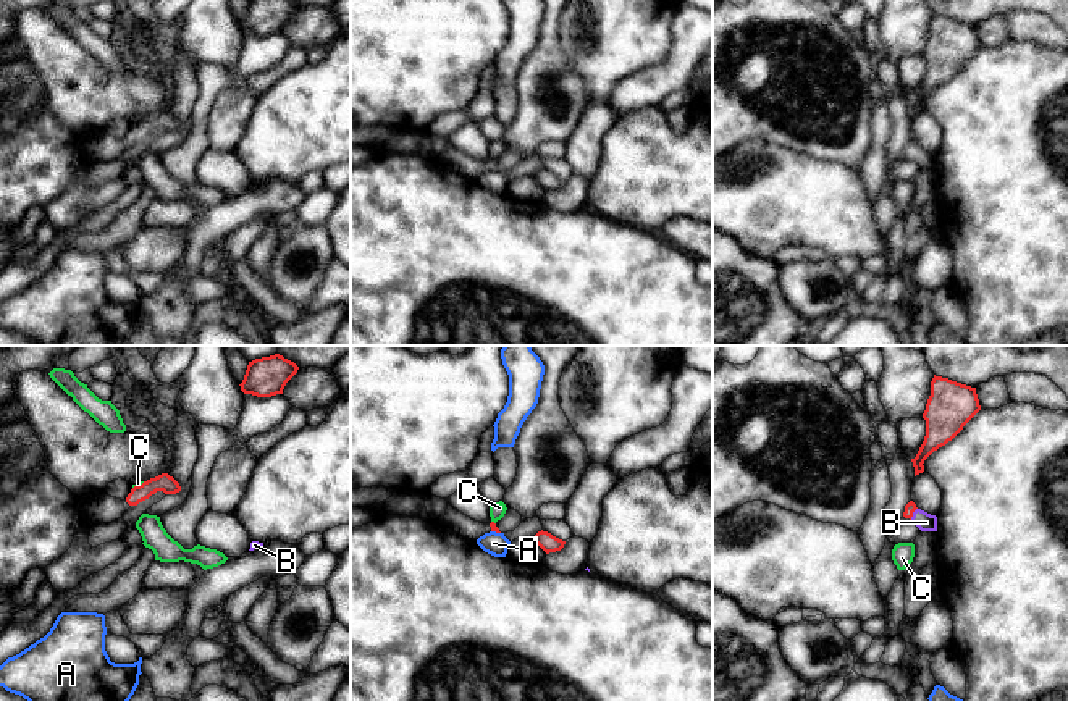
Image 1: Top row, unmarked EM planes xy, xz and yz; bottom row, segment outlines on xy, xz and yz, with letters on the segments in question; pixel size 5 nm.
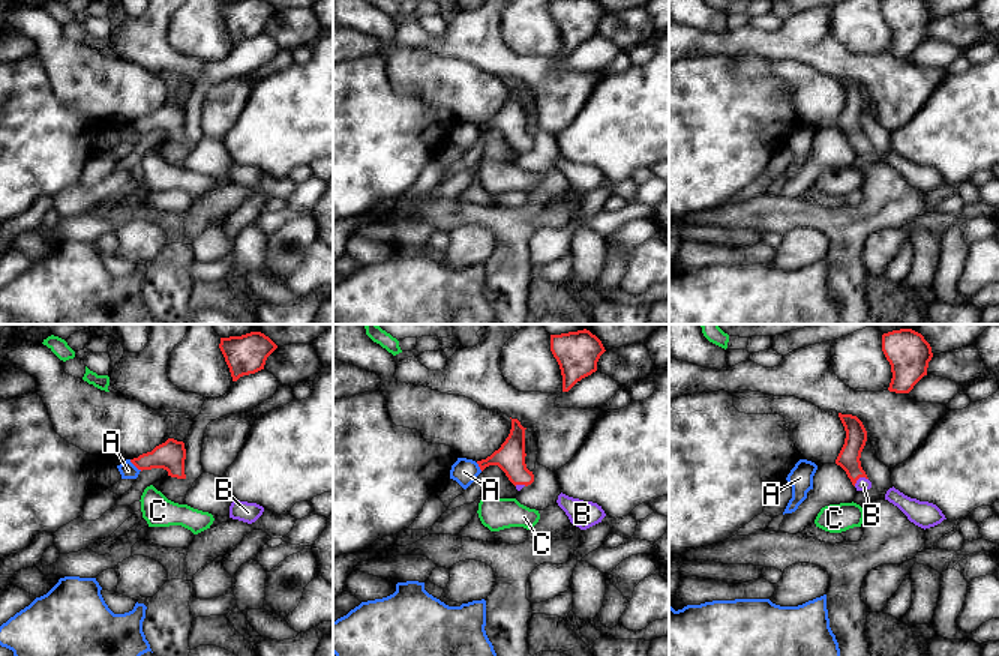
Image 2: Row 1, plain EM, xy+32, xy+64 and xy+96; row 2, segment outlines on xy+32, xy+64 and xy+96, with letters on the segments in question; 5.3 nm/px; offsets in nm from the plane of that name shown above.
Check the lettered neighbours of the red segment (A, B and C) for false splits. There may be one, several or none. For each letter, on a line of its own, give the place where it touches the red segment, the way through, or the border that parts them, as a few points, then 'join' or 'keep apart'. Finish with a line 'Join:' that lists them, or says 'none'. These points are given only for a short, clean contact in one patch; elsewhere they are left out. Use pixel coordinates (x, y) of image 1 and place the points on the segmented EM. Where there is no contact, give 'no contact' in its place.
A: xz (496, 532) | keep apart
B: yz (912, 514) | across yz (910, 507), (912, 514), (926, 522) | join
C: xy (139, 485) | keep apart
Join: B

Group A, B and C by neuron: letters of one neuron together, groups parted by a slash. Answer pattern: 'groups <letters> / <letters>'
groups A / B / C

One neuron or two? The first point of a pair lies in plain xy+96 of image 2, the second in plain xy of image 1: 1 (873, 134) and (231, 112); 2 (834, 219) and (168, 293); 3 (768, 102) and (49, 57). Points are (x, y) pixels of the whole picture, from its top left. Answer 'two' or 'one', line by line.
1: two
2: one
3: two

